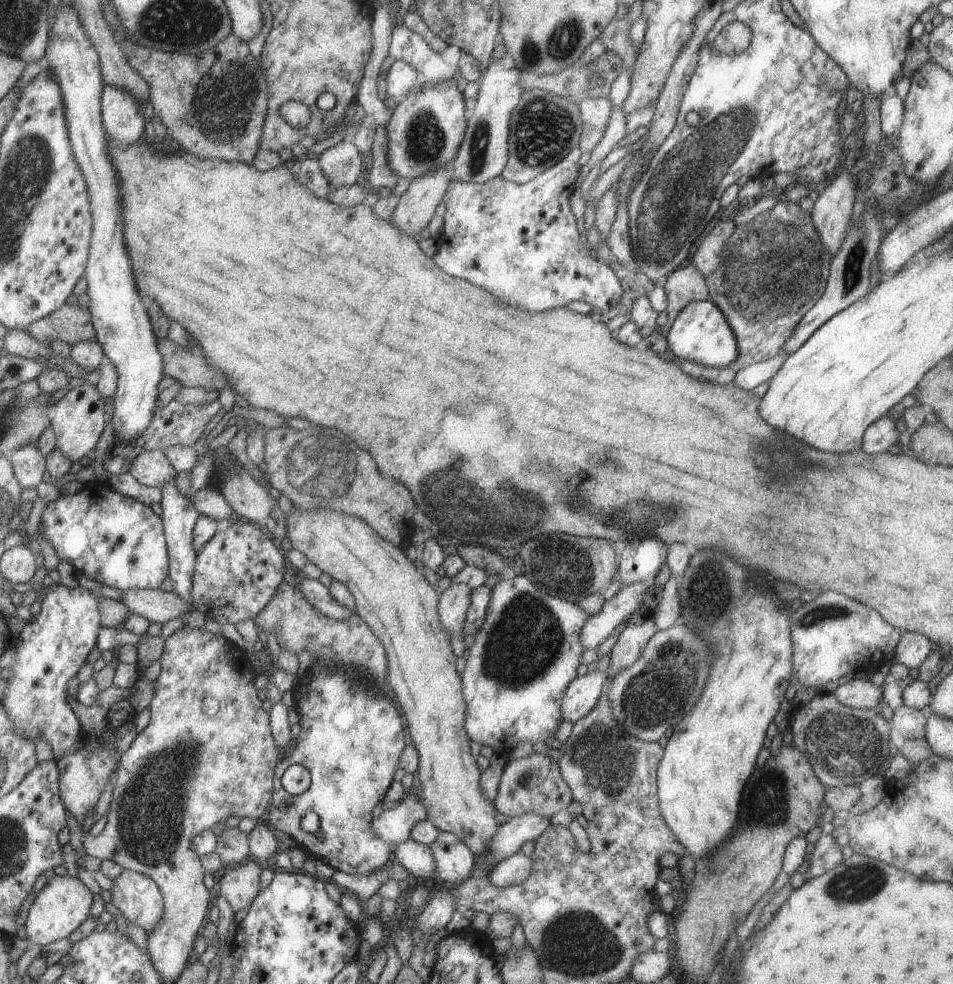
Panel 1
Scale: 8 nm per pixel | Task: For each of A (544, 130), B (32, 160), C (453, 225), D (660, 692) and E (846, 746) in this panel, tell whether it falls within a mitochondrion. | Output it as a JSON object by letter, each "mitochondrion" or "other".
{"A":"mitochondrion","B":"mitochondrion","C":"other","D":"mitochondrion","E":"mitochondrion"}

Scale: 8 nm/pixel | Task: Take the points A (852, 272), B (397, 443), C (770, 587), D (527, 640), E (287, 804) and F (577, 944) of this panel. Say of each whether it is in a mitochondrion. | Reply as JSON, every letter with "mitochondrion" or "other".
{"A":"mitochondrion","B":"other","C":"other","D":"mitochondrion","E":"other","F":"mitochondrion"}

